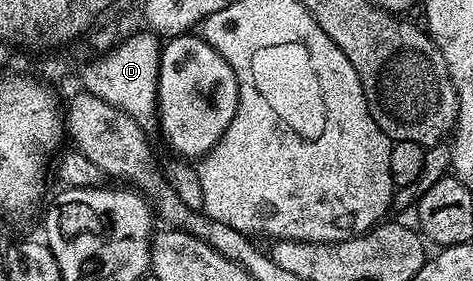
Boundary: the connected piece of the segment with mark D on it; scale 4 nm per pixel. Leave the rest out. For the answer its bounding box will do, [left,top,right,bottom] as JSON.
[81,32,162,131]

